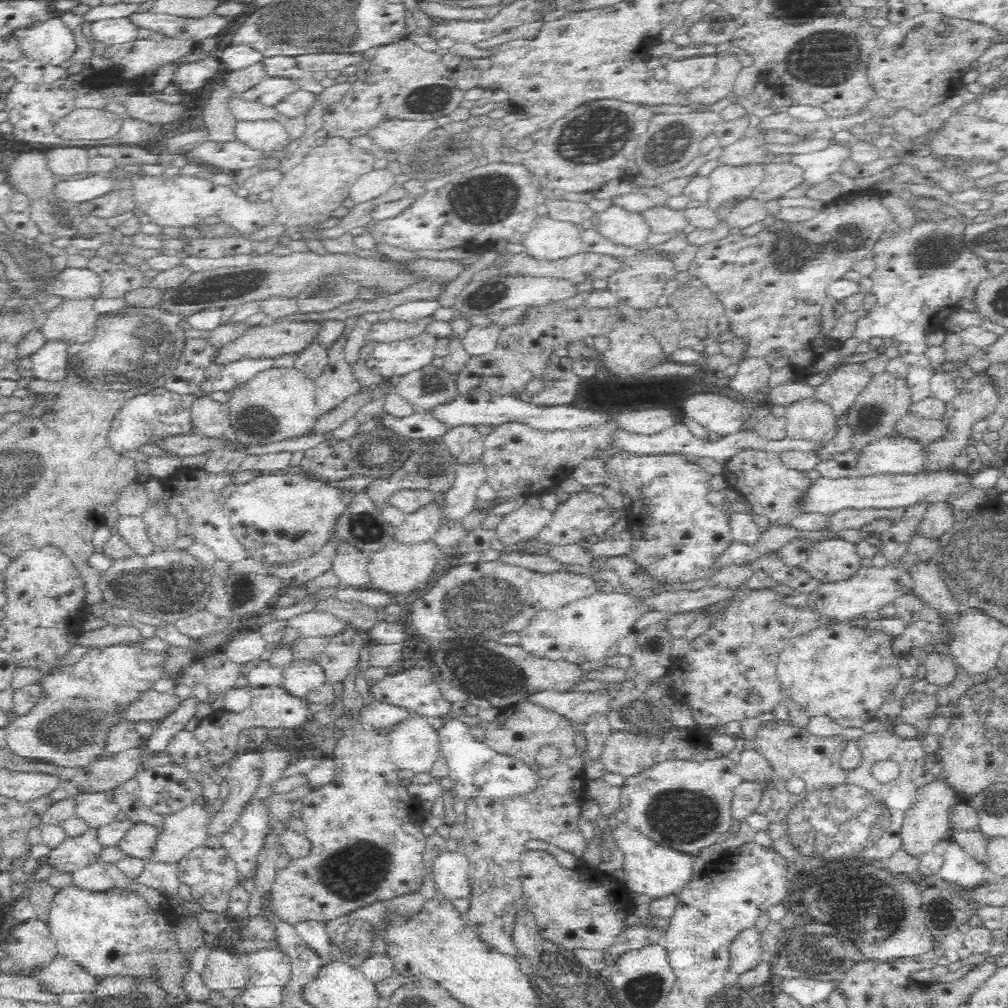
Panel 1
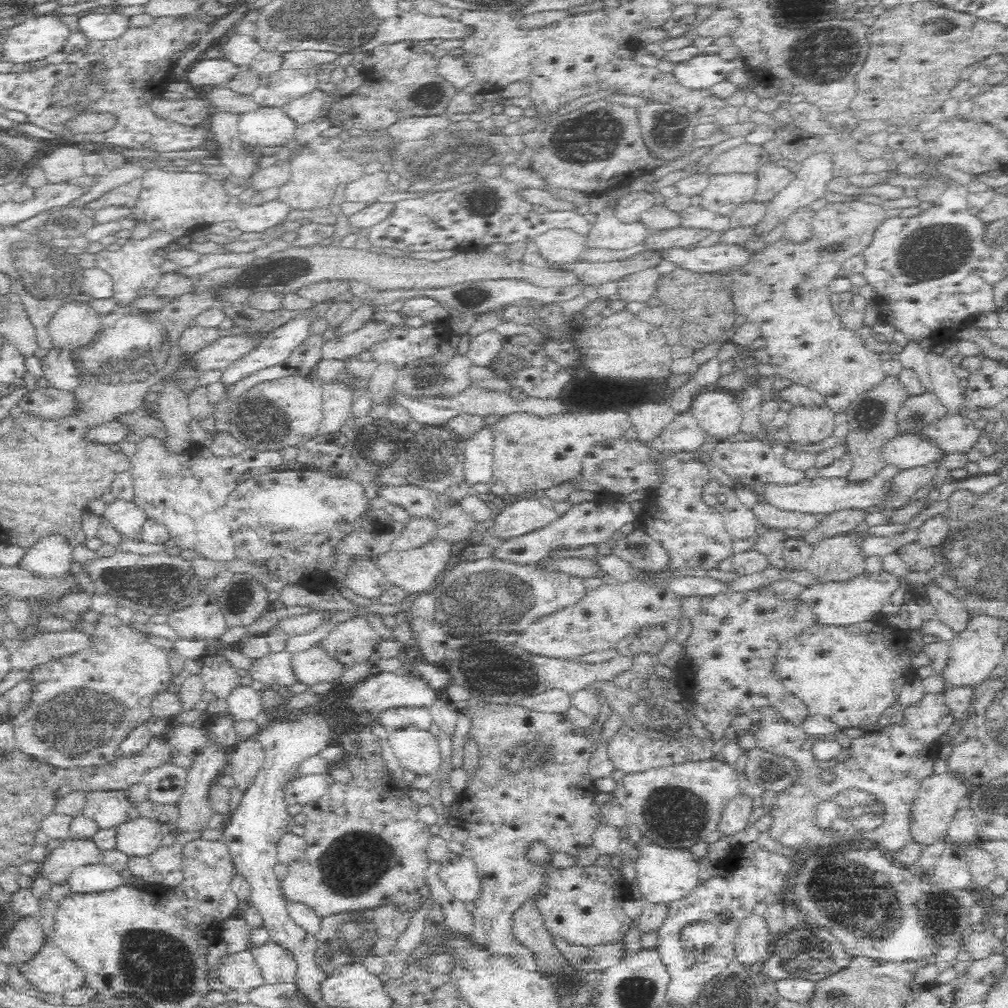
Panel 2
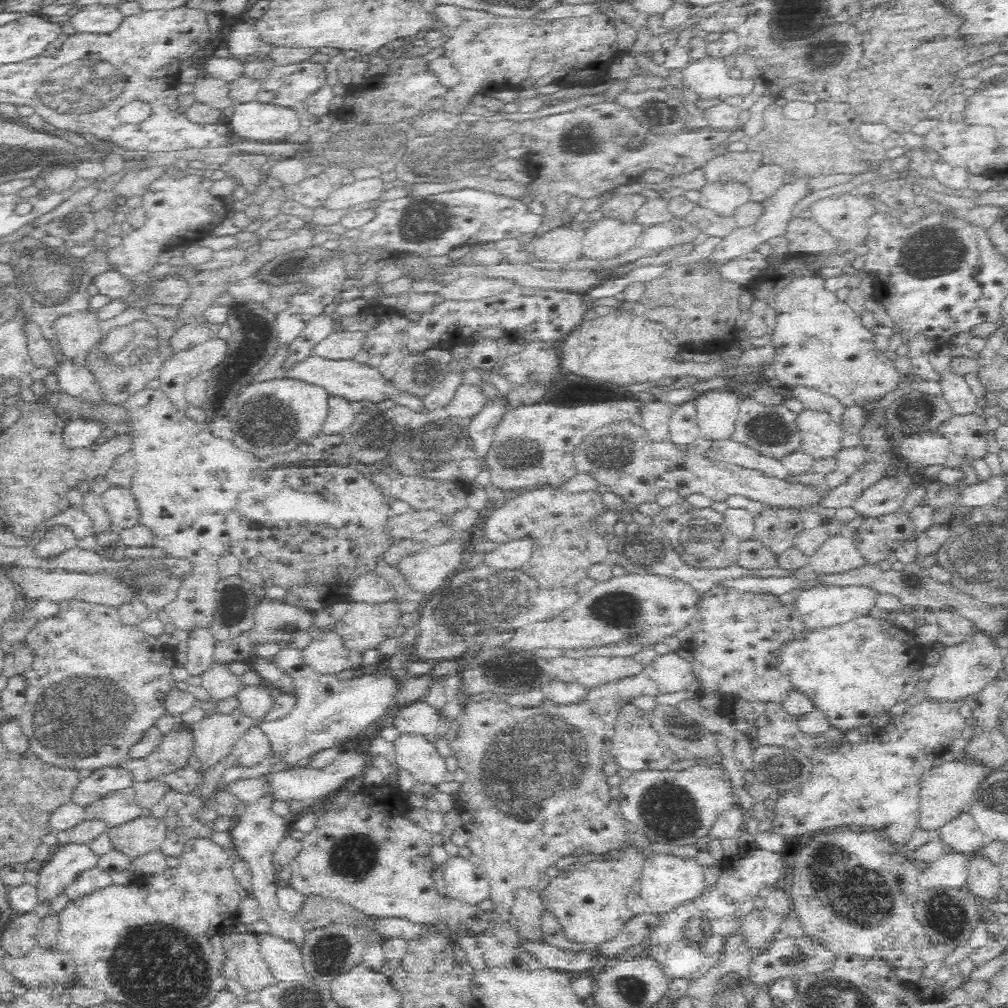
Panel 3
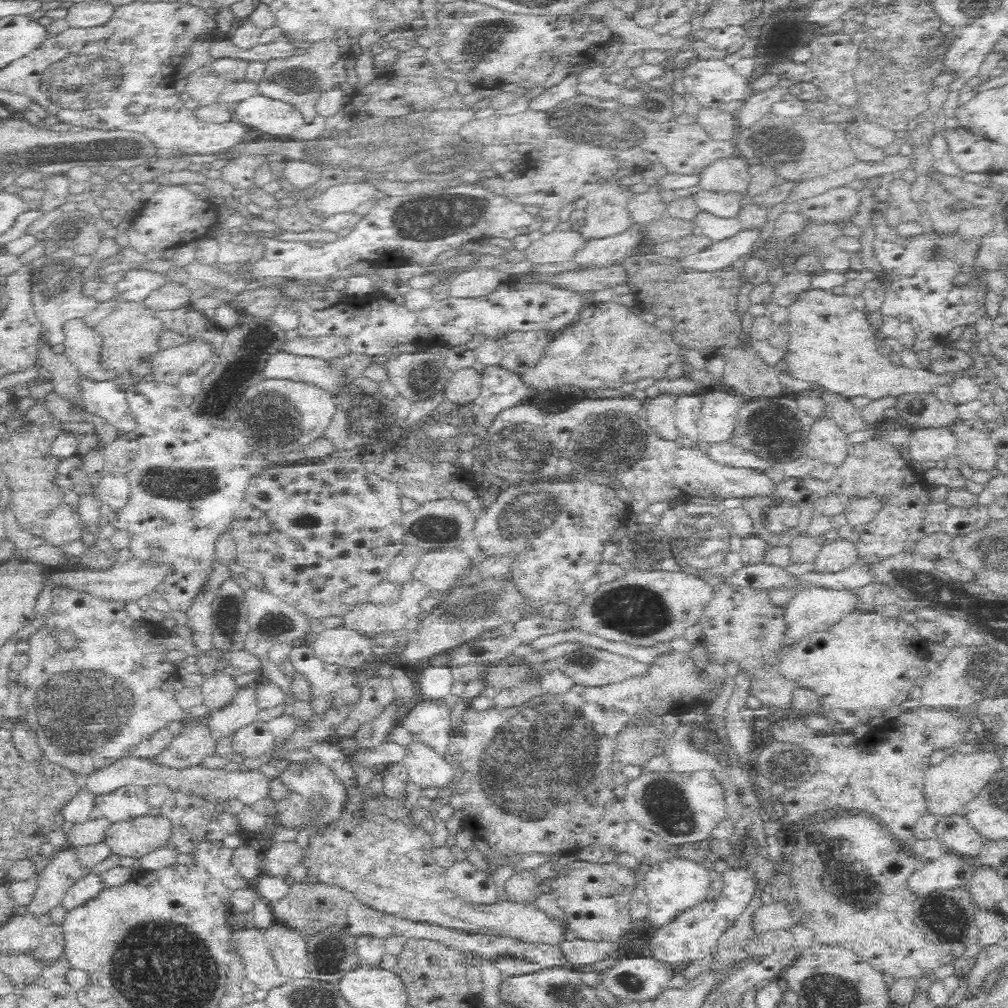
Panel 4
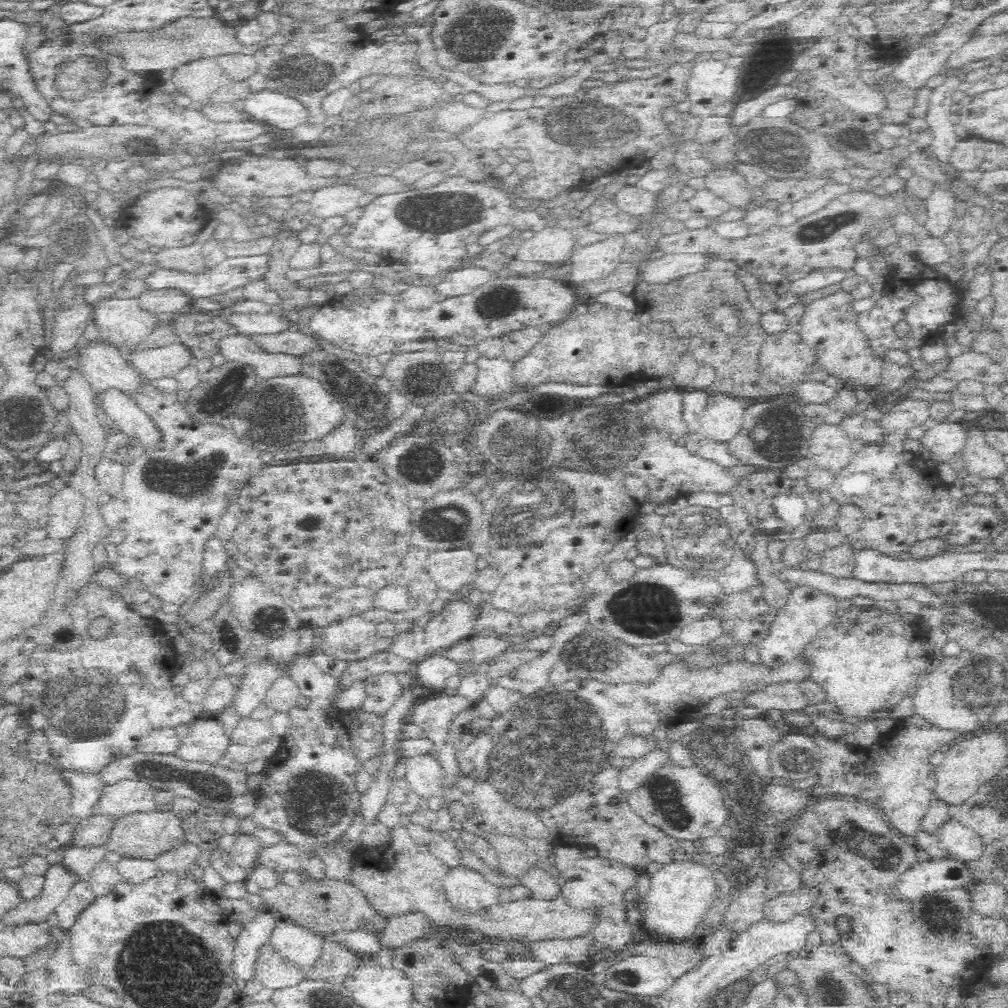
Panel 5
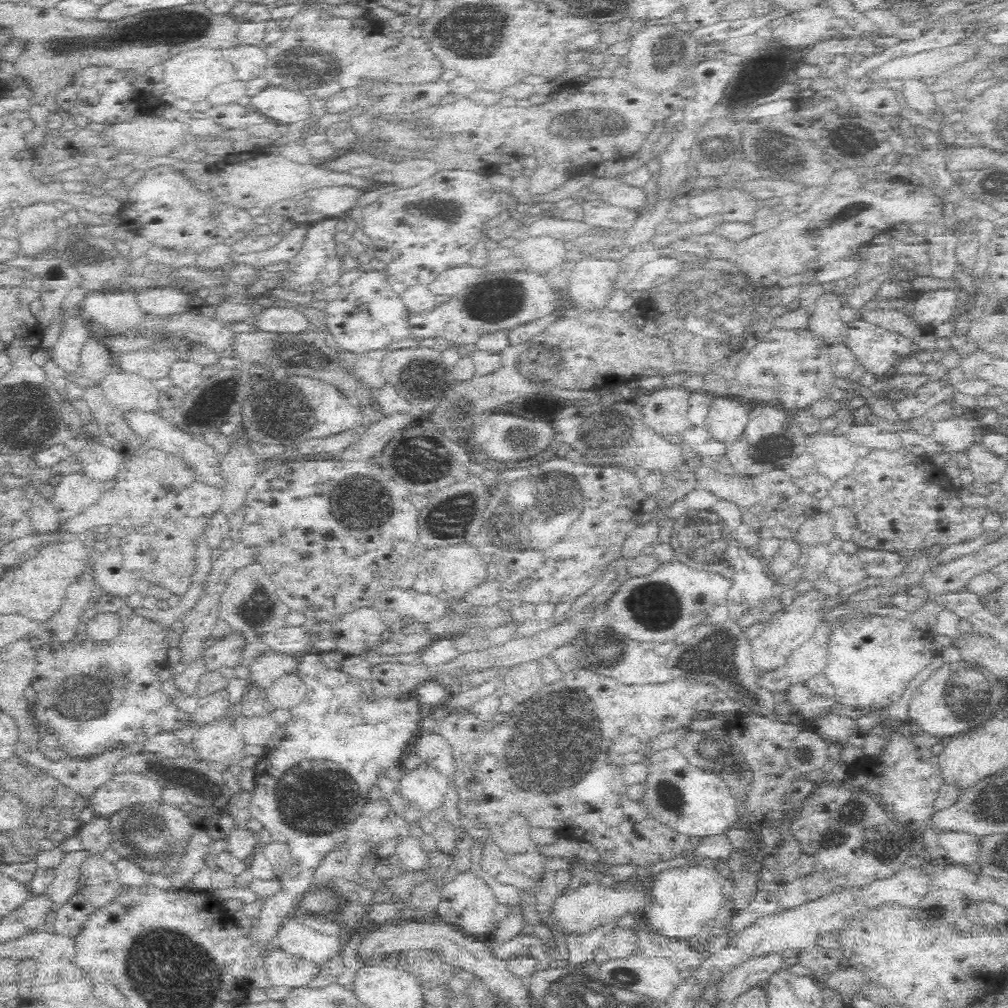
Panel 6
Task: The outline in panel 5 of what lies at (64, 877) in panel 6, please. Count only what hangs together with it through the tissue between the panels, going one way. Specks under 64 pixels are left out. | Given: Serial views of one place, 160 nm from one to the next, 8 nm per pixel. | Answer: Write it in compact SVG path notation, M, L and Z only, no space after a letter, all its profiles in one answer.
M69 845L58 867L66 871L74 883L87 881L90 878L92 866L103 860L106 852L106 847Z

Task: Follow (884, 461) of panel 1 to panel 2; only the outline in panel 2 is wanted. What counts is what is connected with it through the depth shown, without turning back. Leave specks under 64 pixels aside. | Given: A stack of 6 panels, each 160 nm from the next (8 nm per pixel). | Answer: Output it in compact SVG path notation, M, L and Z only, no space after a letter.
M912 433L897 434L883 448L883 453L888 464L896 464L901 470L945 464L944 457L946 456L937 442Z

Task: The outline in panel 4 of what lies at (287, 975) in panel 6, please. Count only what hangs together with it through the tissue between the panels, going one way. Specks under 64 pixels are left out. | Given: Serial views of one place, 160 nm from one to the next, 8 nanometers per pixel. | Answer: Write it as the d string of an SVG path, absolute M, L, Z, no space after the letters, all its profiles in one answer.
M256 926L232 933L237 952L244 957L246 980L240 987L244 993L251 993L255 1001L264 1001L268 991L290 982L276 966L265 943L265 937Z

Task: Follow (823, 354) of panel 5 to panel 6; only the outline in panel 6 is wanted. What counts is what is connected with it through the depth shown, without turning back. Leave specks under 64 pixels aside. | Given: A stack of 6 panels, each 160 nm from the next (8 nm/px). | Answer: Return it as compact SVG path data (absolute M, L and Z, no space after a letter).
M829 288L812 307L813 313L809 328L832 345L842 345L846 334L847 323L840 319L839 313L845 302L834 294L834 288Z

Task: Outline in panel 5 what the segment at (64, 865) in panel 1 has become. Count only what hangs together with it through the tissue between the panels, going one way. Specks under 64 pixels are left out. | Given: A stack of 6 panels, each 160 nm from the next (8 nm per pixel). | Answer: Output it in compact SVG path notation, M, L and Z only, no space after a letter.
M58 864L52 865L45 874L46 882L43 889L31 899L22 900L22 920L32 920L34 924L42 922L46 914L54 912L56 908L67 896L70 887L74 884L72 877L62 871Z

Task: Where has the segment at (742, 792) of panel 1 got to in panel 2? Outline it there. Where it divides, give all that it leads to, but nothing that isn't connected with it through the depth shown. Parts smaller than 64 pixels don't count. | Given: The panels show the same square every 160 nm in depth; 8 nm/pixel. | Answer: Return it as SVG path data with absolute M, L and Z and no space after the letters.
M735 796L724 807L718 822L718 832L723 836L735 836L745 831L749 823L750 813L752 812L752 802L747 796Z

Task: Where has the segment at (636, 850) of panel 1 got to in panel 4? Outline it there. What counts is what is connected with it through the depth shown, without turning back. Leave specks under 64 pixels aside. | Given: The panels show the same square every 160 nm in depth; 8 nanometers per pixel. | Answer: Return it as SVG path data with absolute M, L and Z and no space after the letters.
M678 856L661 863L654 863L652 870L646 874L644 880L645 891L648 894L648 912L646 920L650 921L656 929L664 928L670 921L677 919L683 912L691 909L694 905L709 899L714 895L717 888L710 888L710 884L717 886L710 880L713 874L710 866L703 861L697 862Z

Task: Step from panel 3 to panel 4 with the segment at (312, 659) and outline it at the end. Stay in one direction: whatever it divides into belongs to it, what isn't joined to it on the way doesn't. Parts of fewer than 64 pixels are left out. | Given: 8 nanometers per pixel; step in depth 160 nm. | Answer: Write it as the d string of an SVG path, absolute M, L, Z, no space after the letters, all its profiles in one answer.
M341 625L320 632L310 647L323 662L348 667L354 672L375 659L373 648L376 644L362 631Z

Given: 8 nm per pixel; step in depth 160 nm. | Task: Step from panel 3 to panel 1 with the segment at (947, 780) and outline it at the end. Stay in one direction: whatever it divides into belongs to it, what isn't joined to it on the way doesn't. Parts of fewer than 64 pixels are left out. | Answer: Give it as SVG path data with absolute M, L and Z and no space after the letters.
M937 778L933 782L922 786L917 791L914 804L907 810L902 826L902 840L904 840L904 850L912 856L920 857L934 848L938 842L948 839L953 831L949 821L949 814L953 806L960 804L958 793L950 787L946 780Z

